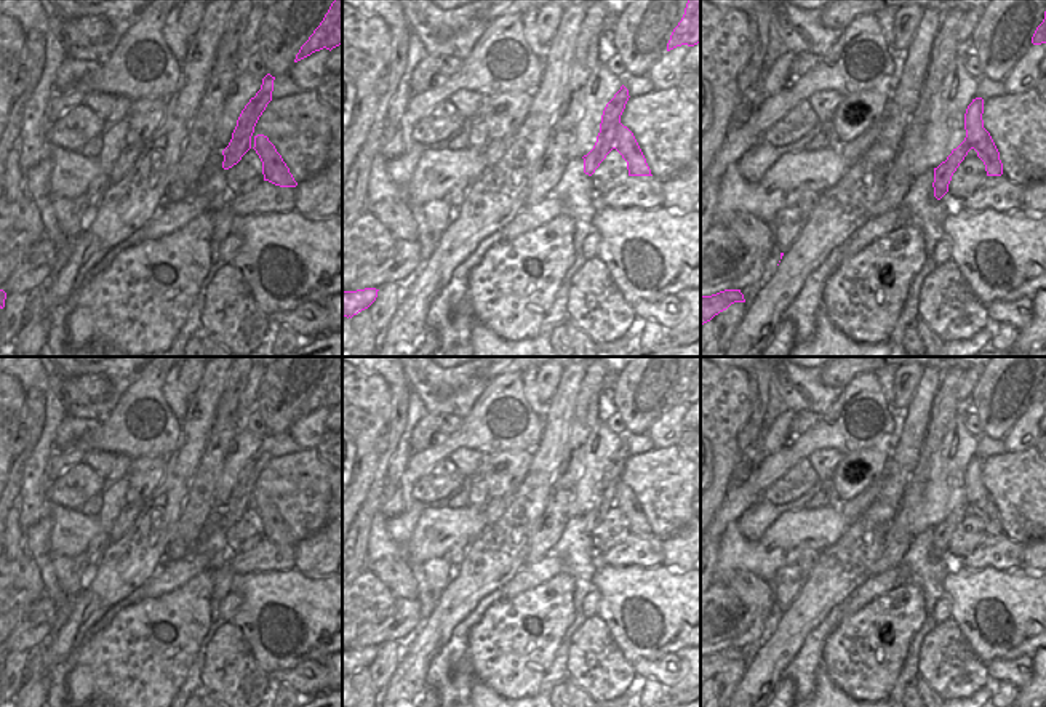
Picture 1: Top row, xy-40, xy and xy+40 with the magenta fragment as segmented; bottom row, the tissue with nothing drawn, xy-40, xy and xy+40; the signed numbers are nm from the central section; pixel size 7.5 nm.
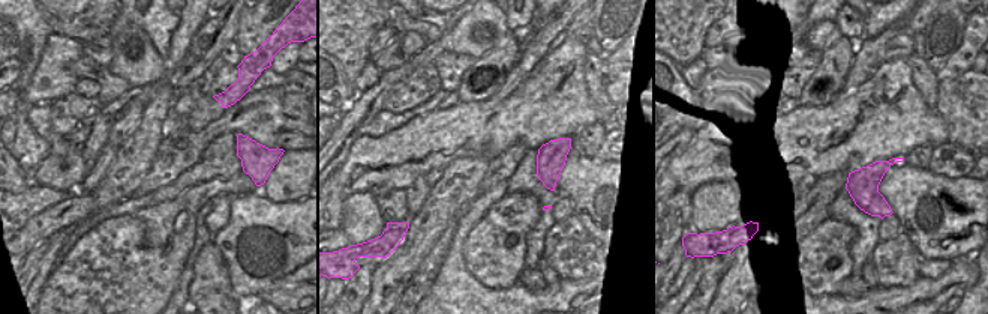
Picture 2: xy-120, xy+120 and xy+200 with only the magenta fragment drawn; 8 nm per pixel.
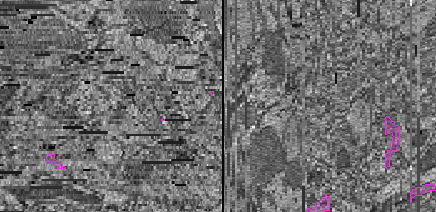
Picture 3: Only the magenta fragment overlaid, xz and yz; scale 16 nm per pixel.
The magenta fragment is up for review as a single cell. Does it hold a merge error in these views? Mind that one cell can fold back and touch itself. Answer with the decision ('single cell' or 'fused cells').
fused cells

